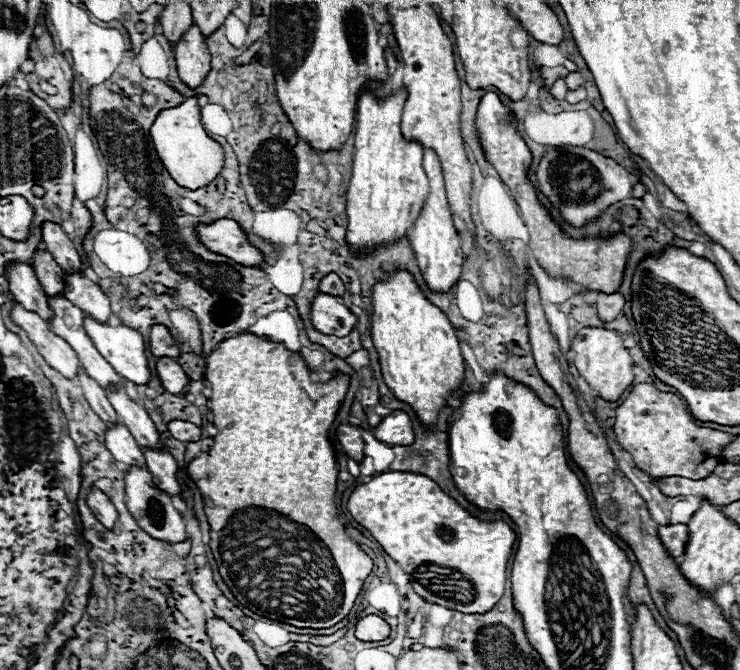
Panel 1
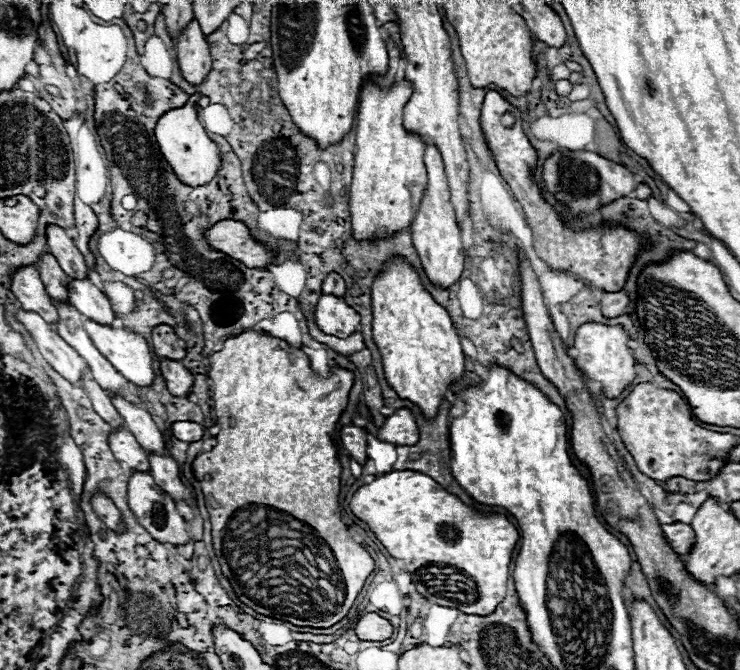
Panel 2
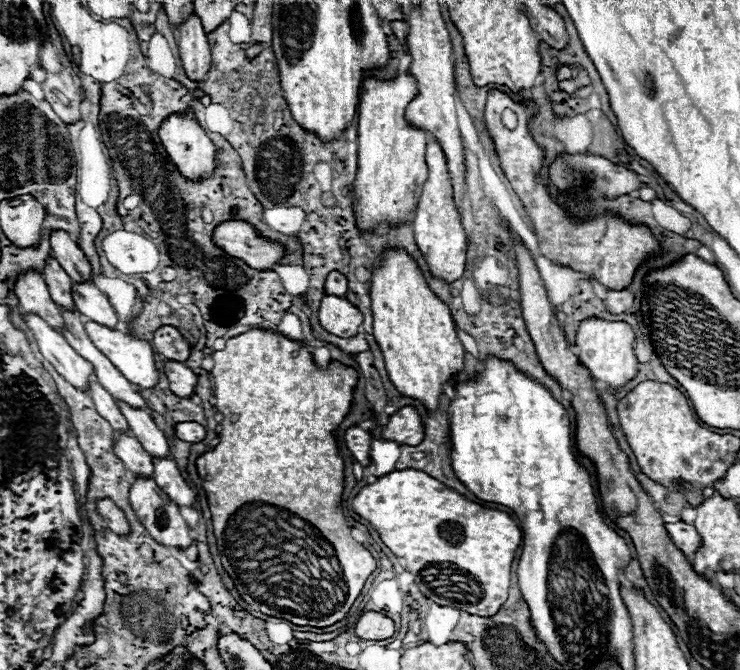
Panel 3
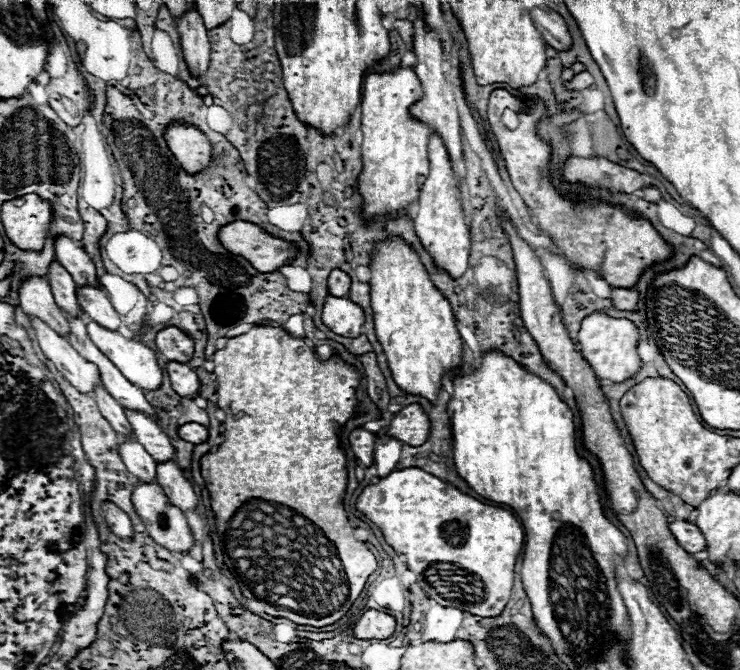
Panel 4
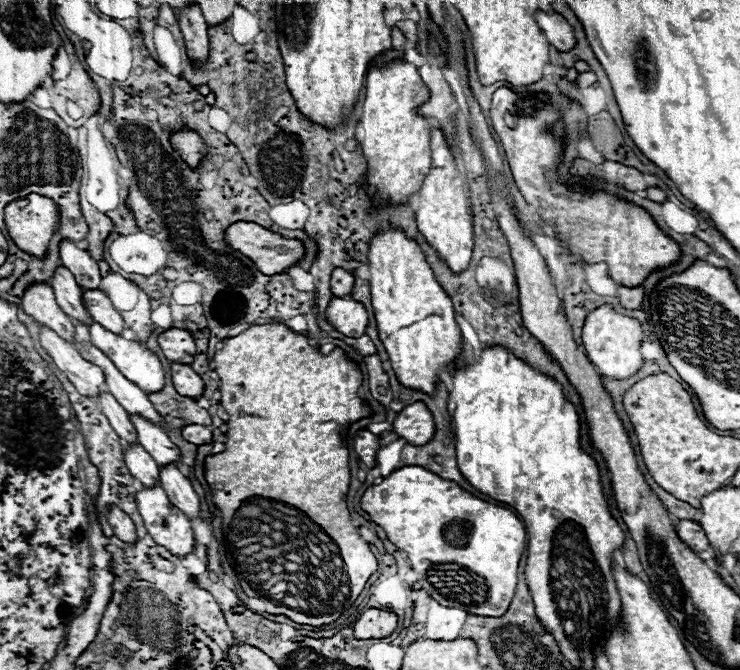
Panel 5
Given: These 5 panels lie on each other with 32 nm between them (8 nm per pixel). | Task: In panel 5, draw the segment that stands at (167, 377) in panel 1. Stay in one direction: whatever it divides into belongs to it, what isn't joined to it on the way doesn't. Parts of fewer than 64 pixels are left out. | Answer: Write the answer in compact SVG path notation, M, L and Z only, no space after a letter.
M172 364L172 382L188 398L200 398L204 394L204 380L188 364Z

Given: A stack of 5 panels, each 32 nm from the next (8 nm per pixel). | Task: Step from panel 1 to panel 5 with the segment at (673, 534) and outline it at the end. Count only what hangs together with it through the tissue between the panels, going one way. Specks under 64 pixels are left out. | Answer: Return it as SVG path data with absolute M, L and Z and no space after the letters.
M680 520L676 524L676 530L680 534L680 538L684 538L684 542L688 546L692 546L692 550L696 552L702 552L710 546L708 538L706 538L706 532L702 530L702 526L698 522L692 522L692 520Z

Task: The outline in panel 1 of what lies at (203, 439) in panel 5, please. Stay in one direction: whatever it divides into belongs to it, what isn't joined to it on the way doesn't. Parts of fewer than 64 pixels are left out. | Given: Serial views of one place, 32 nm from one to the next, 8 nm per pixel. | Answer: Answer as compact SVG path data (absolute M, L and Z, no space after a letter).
M172 420L168 424L168 432L180 442L196 442L202 436L200 426L192 424L192 422L184 422L184 420Z

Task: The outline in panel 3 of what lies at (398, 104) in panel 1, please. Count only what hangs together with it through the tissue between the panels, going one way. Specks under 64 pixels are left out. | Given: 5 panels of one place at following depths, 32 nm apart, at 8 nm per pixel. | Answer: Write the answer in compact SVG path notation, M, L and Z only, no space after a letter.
M410 72L396 74L394 78L370 76L362 84L358 106L358 172L352 184L352 192L358 200L354 214L362 230L372 230L376 224L410 222L412 208L420 200L422 186L428 178L428 132L406 122L406 106L416 96L418 82Z

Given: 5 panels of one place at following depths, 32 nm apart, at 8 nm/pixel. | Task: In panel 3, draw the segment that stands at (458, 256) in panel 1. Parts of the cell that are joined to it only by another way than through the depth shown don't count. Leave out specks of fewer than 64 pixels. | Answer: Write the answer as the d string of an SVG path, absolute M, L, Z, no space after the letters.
M430 138L426 146L426 162L428 162L428 180L424 182L420 202L418 202L418 212L416 212L416 218L412 220L414 238L420 252L428 260L432 276L442 276L442 278L448 278L448 282L454 282L466 270L468 242L466 242L466 230L462 226L460 212L454 202L454 188L452 188L446 156L436 138Z

